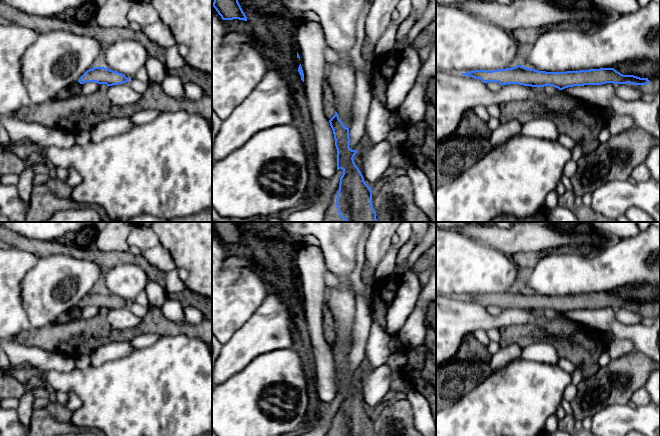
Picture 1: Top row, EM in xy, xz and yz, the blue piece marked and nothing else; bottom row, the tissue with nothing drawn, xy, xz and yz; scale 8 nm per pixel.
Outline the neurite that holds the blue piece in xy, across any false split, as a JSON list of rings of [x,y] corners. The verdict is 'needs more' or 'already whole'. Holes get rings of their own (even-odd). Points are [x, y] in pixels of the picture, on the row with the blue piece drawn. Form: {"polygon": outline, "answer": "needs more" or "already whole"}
{"polygon": [[[94,67],[87,70],[78,80],[80,84],[86,82],[96,82],[98,84],[106,84],[108,87],[123,84],[129,81],[124,74],[110,70],[105,67]]], "answer": "already whole"}

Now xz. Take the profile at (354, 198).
{"polygon": [[[336,111],[329,123],[337,149],[337,170],[343,170],[336,198],[338,213],[345,222],[377,222],[372,190],[353,159],[358,151],[349,147],[349,128],[343,125]]], "answer": "already whole"}

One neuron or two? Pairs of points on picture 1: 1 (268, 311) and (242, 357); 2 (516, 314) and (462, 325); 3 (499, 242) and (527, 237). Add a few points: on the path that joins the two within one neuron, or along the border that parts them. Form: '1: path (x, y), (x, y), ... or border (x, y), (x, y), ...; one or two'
1: path (268, 322), (246, 346); one
2: path (503, 320), (475, 321); one
3: path (506, 240), (520, 238); one

